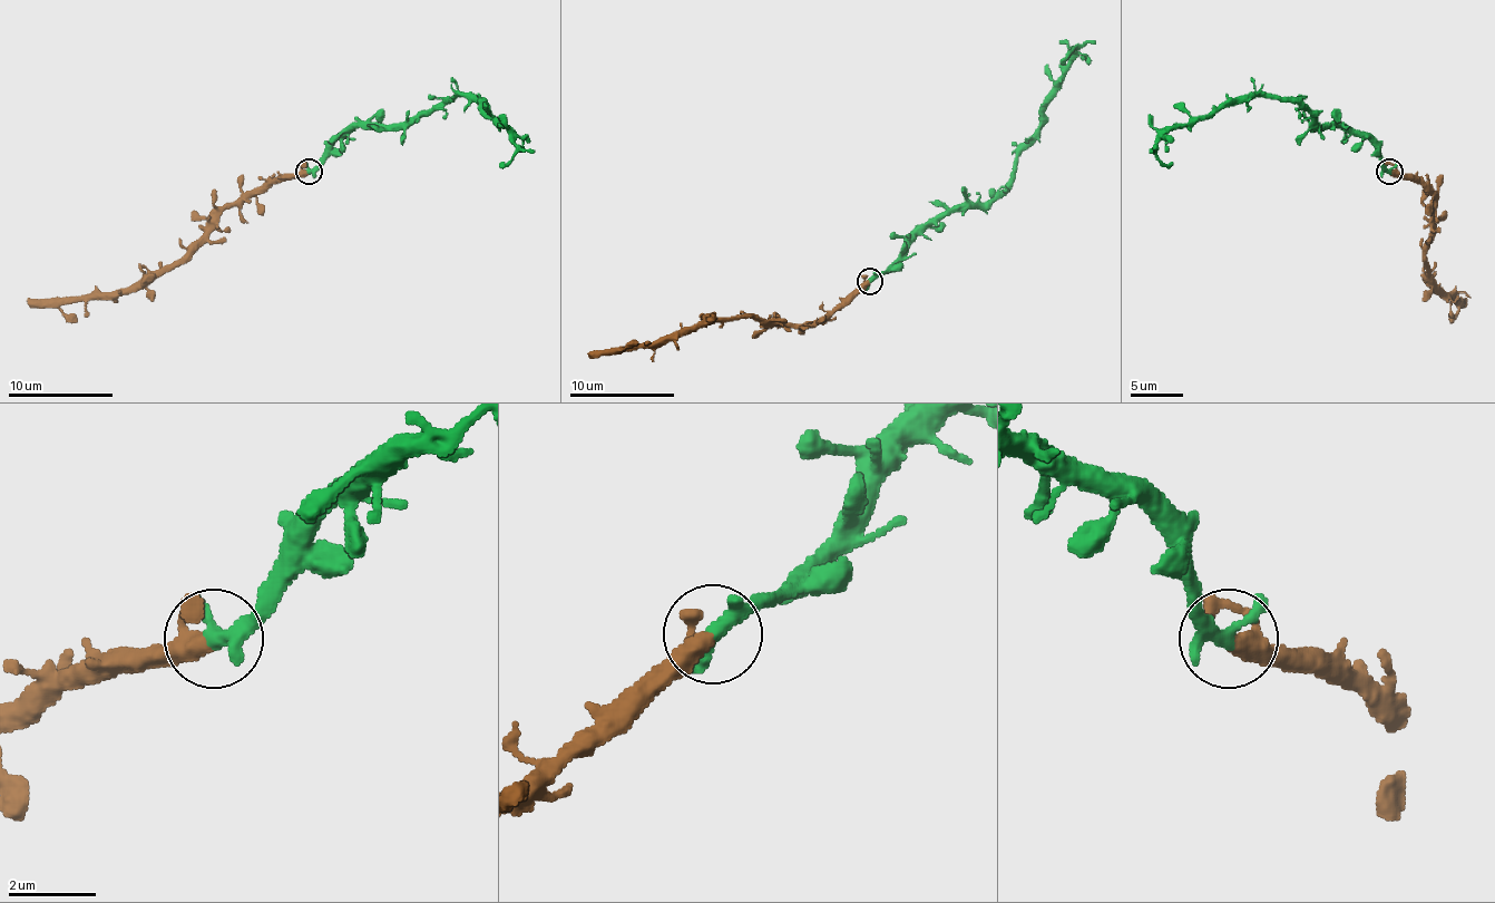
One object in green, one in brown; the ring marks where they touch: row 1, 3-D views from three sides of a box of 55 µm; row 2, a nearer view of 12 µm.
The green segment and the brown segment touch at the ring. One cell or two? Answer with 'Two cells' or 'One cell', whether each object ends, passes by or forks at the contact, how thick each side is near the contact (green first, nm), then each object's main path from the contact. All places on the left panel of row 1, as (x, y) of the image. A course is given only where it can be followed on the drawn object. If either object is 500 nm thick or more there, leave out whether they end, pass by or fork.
One cell. At the ring green passes by. At the ring brown passes by. Thickness 320 nm (green) against 320 nm. Course of green: (308, 172), (355, 124), (427, 116), (453, 95), (466, 95), (504, 124), (516, 145), (514, 158), (500, 162). Course of brown: (308, 172), (276, 177), (261, 191), (242, 195), (176, 262), (145, 274), (126, 288), (78, 301), (26, 301)

